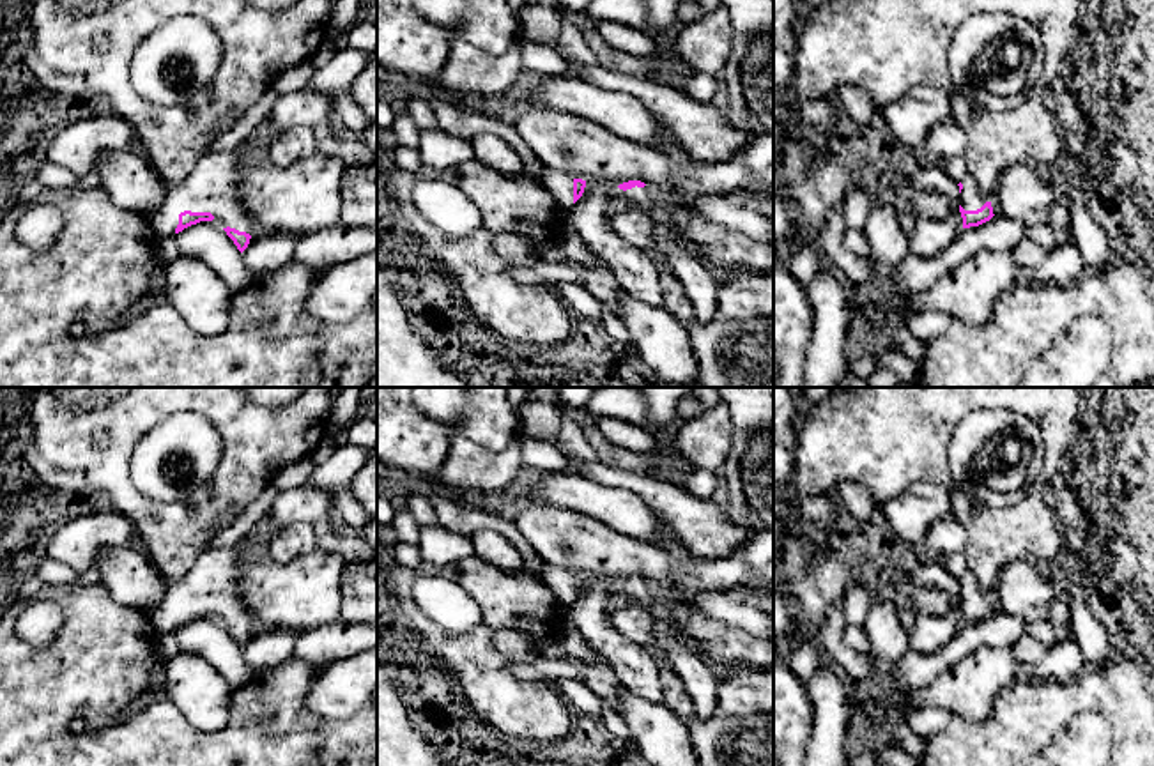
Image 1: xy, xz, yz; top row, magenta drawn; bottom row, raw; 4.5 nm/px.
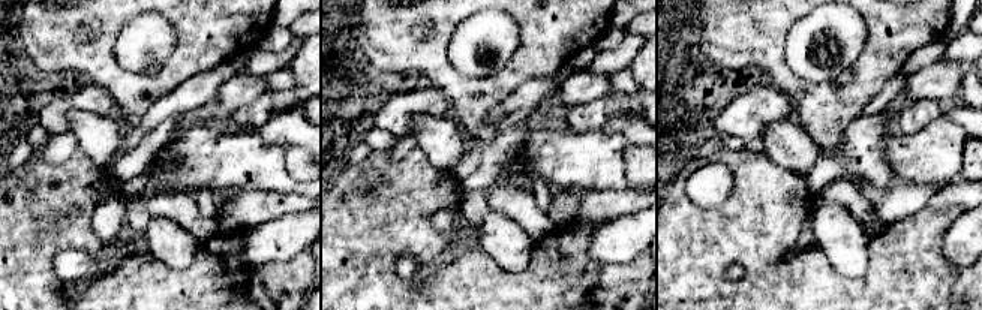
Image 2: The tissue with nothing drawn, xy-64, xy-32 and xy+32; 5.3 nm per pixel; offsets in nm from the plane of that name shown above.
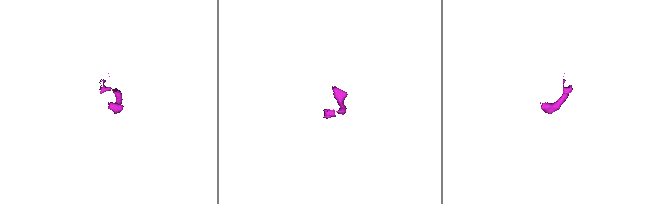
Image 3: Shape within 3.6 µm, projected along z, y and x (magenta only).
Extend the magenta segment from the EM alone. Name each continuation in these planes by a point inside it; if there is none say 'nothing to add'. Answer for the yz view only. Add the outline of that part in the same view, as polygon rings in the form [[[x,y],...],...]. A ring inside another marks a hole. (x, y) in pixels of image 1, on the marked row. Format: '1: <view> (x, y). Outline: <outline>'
1: yz (970, 199). Outline: [[[965,173],[961,179],[963,189],[959,196],[959,205],[965,211],[977,211],[981,209],[988,200],[981,195],[981,189],[977,186],[977,180],[972,173]]]

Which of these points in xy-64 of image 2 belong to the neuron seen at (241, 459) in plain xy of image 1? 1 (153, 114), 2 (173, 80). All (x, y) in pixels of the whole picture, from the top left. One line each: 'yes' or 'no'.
1: no
2: yes

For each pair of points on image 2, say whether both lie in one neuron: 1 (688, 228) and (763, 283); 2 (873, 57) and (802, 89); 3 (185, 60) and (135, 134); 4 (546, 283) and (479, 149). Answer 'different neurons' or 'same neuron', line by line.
1: same neuron
2: same neuron
3: different neurons
4: different neurons

